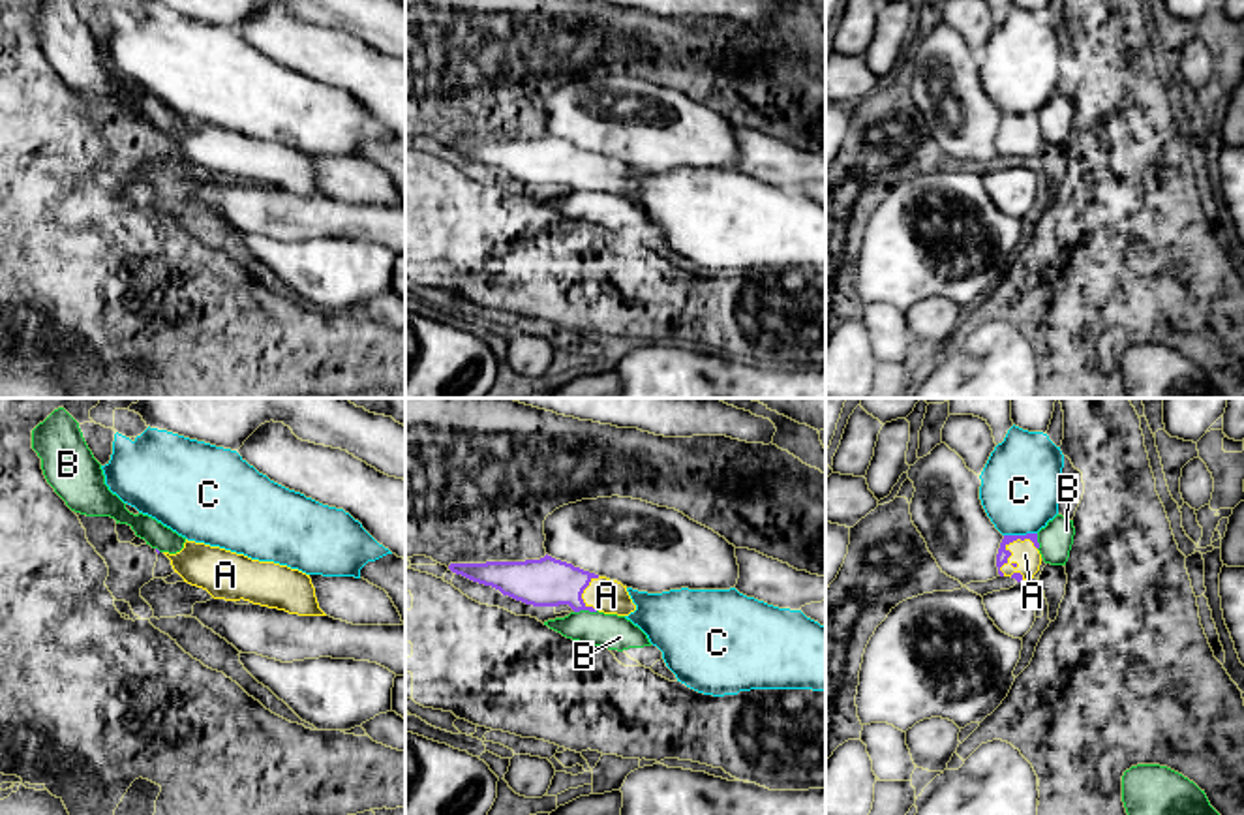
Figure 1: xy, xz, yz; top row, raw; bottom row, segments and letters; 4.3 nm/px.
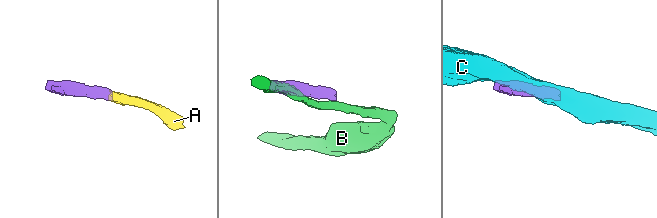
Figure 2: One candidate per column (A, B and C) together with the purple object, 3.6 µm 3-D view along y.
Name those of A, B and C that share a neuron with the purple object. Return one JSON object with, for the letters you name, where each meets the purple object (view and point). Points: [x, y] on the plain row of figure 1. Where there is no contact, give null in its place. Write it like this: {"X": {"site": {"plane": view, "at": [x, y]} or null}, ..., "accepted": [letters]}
{"A": {"site": {"plane": "yz", "at": [1008, 130]}}, "accepted": ["A"]}

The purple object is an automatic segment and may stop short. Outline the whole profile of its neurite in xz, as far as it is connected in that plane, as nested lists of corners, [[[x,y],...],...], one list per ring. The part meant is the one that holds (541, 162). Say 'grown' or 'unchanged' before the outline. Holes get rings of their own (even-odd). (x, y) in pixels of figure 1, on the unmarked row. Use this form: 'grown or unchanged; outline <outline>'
grown; outline [[[544,135],[525,141],[450,143],[448,148],[473,161],[533,186],[569,184],[574,192],[629,195],[636,190],[627,165]]]

